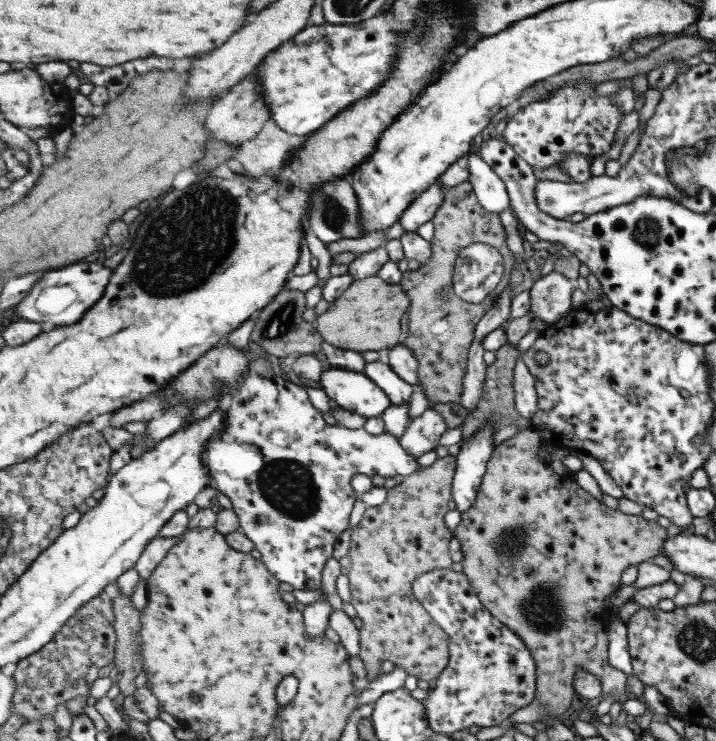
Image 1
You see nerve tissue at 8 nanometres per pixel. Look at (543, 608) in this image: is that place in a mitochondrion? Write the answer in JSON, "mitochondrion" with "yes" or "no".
{"mitochondrion":"yes"}

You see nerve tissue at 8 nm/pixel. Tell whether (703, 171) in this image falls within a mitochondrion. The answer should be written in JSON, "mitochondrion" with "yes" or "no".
{"mitochondrion":"yes"}

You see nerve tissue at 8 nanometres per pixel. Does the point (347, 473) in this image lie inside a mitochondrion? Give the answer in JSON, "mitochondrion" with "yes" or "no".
{"mitochondrion":"no"}

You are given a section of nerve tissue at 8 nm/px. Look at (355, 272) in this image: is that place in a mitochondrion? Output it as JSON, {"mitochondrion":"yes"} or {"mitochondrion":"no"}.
{"mitochondrion":"no"}

